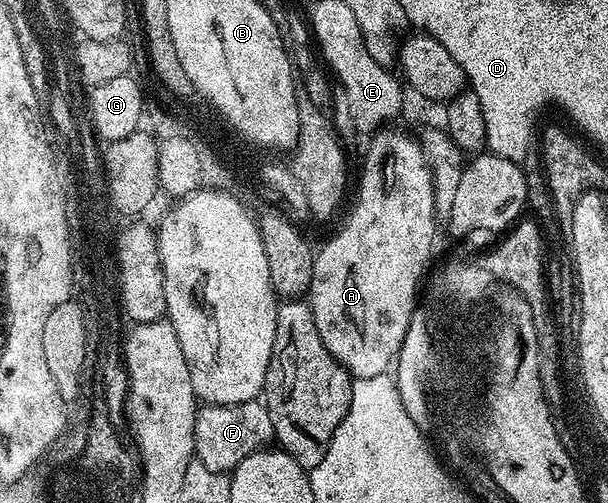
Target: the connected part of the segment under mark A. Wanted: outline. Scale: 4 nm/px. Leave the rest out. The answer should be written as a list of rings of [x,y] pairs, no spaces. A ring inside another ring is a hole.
[[[384,127],[370,138],[367,145],[367,158],[363,161],[363,178],[359,181],[359,198],[355,201],[355,206],[351,209],[351,214],[347,217],[347,222],[339,229],[336,237],[331,237],[323,245],[323,250],[314,254],[312,263],[312,281],[309,290],[309,304],[311,306],[311,318],[315,320],[317,331],[325,343],[325,347],[337,358],[352,378],[372,377],[388,372],[396,364],[396,358],[399,355],[399,349],[402,341],[405,339],[406,331],[413,324],[411,316],[415,313],[415,296],[420,296],[421,283],[425,274],[428,272],[427,264],[431,261],[431,248],[435,245],[435,217],[437,210],[435,208],[435,180],[431,178],[431,166],[428,162],[426,153],[423,152],[423,146],[418,140],[415,141],[407,133],[402,133],[396,127]]]

